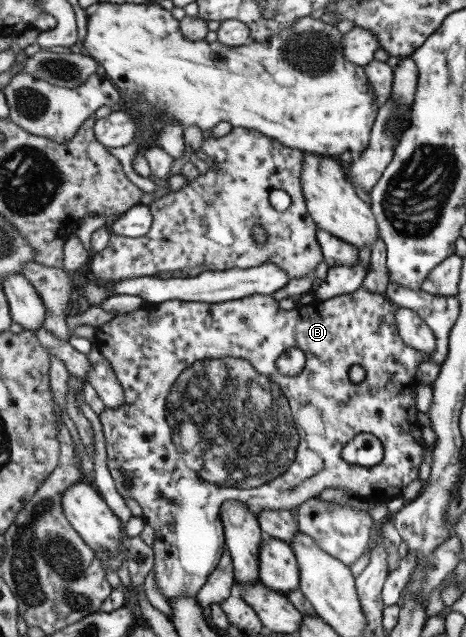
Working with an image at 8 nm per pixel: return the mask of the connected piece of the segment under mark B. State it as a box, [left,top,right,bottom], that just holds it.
[91,288,431,600]

